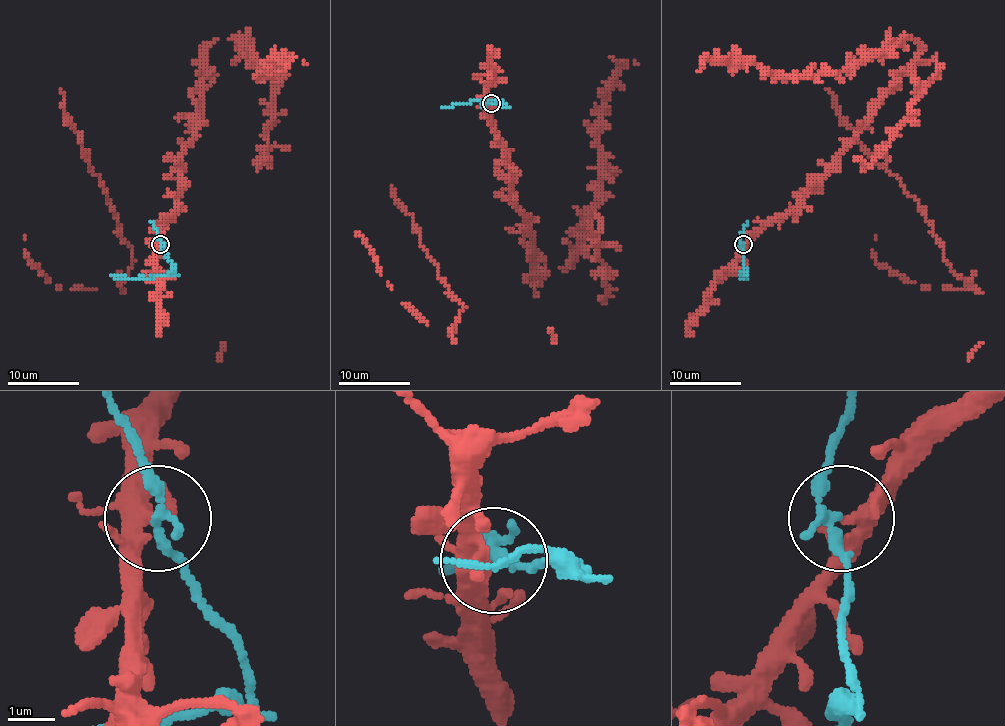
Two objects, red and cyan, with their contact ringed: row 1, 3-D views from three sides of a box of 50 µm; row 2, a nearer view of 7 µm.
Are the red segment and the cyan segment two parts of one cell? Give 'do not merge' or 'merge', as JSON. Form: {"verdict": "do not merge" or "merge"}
{"verdict": "do not merge"}

